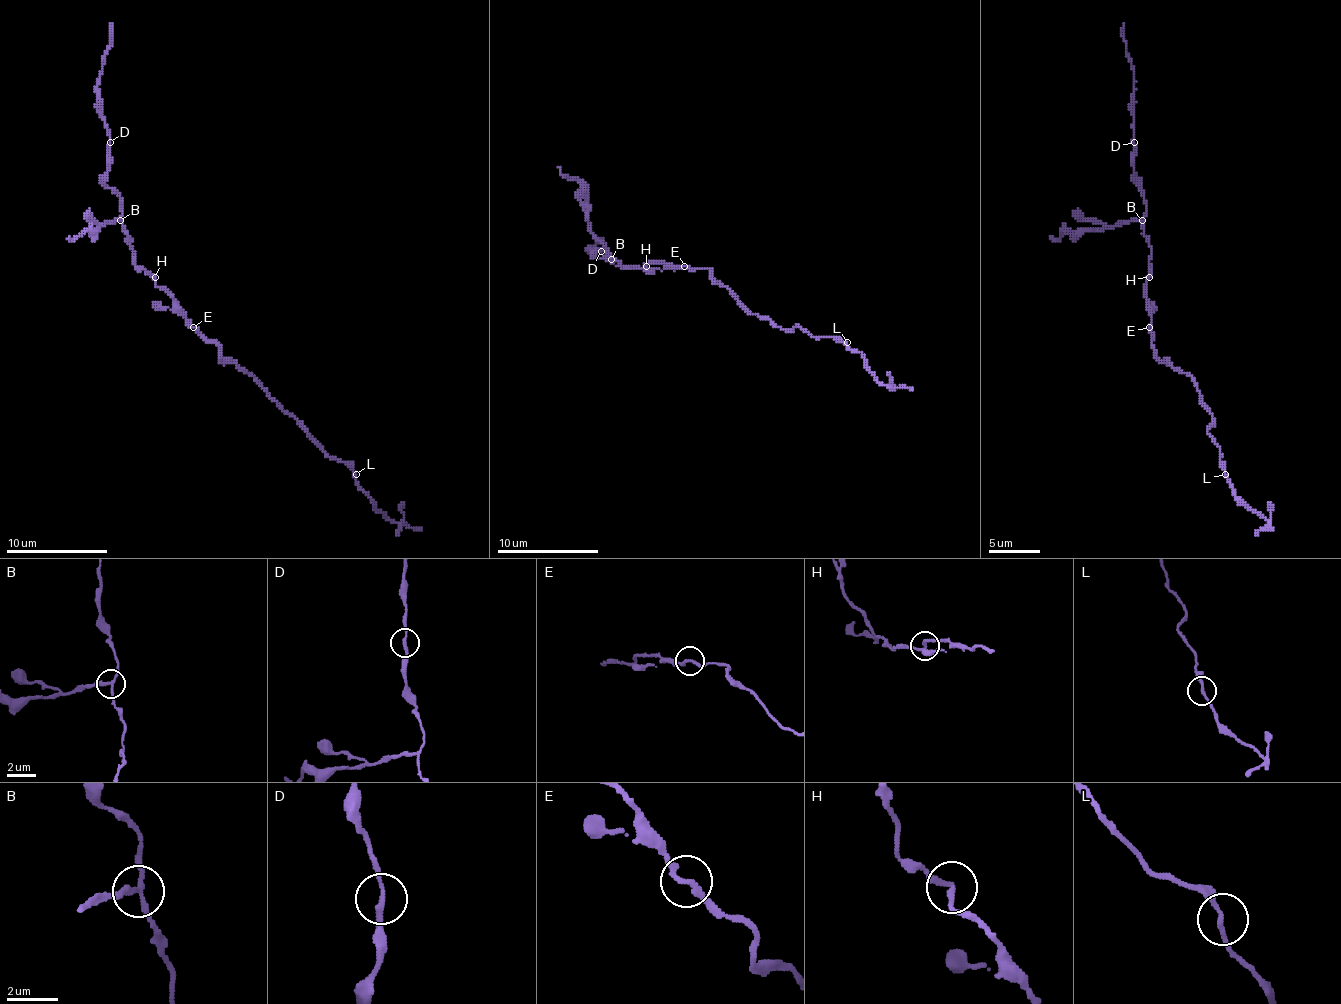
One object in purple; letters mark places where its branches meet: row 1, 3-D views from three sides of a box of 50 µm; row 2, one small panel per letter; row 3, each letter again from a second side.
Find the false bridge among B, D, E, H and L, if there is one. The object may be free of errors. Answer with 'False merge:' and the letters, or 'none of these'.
False merge: B

